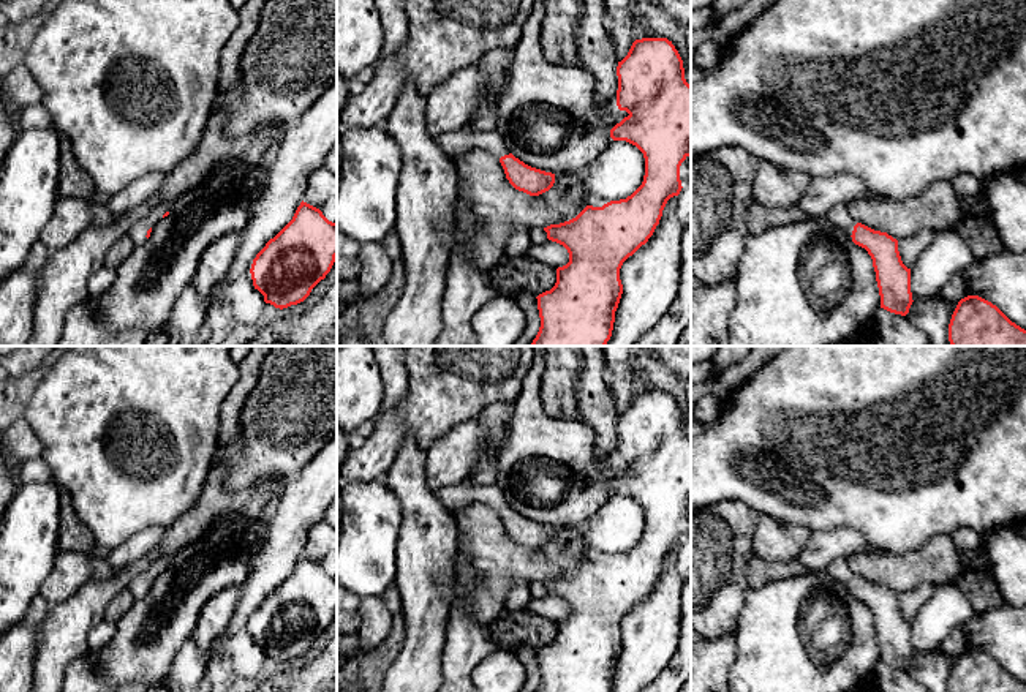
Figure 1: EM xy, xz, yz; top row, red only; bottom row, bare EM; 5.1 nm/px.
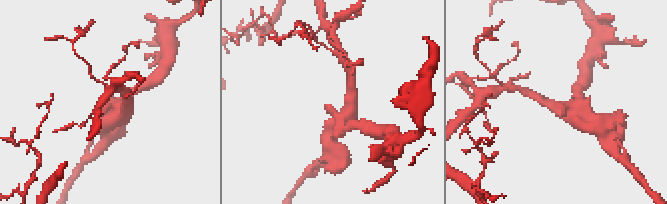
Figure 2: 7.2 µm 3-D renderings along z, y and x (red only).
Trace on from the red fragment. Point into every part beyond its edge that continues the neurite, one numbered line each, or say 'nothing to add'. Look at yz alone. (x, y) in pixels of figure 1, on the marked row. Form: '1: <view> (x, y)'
1: yz (840, 217)

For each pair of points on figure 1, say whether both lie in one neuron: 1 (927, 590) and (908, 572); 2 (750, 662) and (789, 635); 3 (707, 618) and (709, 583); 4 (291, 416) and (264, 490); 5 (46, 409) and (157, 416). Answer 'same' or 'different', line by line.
1: different
2: same
3: same
4: different
5: same

